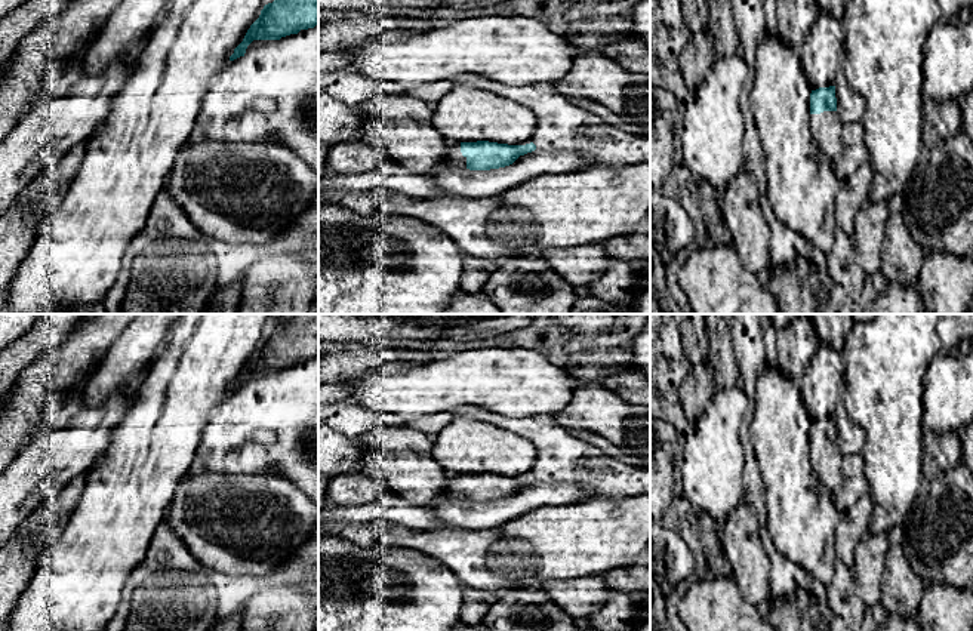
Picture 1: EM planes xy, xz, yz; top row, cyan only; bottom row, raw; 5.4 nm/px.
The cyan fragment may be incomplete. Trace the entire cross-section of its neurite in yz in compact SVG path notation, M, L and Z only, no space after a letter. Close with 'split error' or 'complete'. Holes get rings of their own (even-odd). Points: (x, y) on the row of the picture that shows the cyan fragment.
M835 86L810 93L810 129L820 150L835 164L847 153L841 141L843 121L837 113Z; split error

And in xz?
M489 141L447 142L443 167L490 170L512 164L520 156L536 150L533 142L508 145Z; split error

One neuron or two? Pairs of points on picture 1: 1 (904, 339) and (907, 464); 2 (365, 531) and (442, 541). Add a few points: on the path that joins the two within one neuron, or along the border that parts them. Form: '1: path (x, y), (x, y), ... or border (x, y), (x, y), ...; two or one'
1: path (904, 371), (907, 433); one
2: border (391, 525), (379, 541); two

